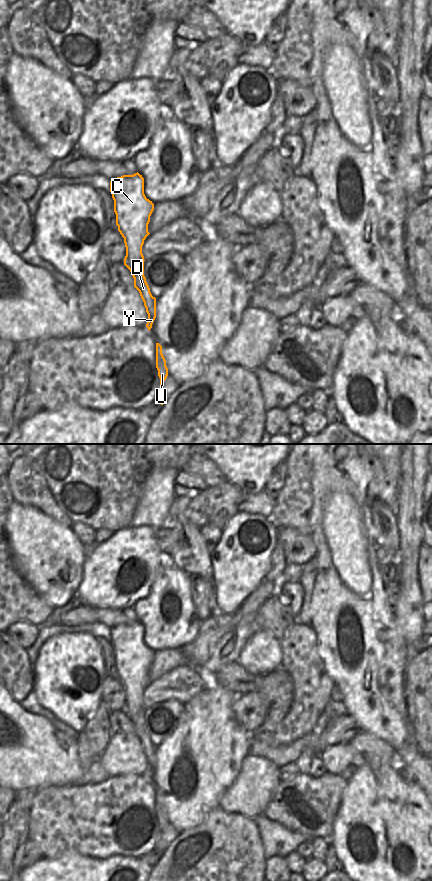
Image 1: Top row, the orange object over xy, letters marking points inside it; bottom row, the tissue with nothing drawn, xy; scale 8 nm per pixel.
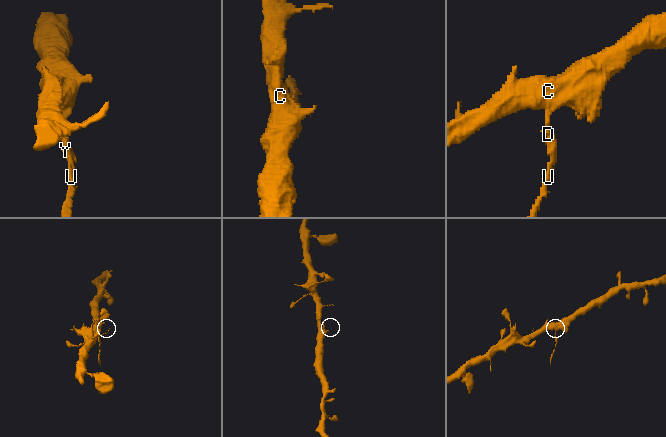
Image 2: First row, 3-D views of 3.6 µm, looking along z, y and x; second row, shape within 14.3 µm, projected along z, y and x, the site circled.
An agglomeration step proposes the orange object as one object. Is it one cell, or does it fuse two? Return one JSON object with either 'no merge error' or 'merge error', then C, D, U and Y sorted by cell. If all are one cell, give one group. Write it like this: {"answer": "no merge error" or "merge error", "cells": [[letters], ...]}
{"answer": "no merge error", "cells": [["C", "D", "U", "Y"]]}

